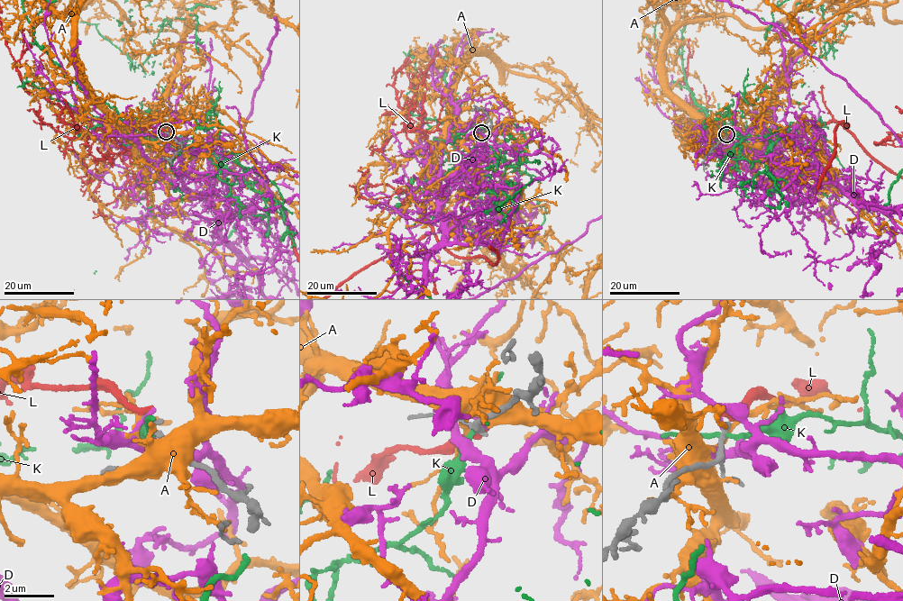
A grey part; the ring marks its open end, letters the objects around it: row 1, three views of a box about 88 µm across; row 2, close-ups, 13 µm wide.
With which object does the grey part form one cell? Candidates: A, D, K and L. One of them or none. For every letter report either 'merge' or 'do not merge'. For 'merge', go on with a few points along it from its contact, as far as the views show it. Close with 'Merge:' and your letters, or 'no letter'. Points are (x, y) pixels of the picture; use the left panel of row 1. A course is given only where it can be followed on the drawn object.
A: do not merge
D: do not merge
K: do not merge
L: merge
Merge: L

